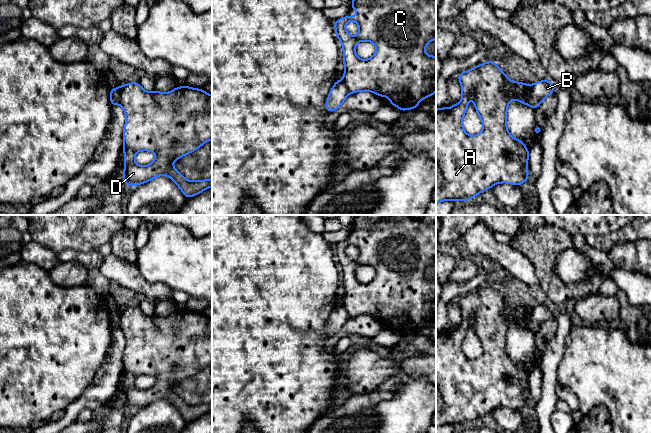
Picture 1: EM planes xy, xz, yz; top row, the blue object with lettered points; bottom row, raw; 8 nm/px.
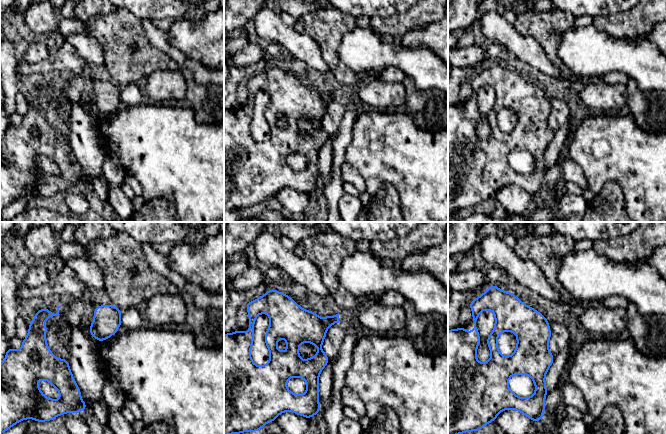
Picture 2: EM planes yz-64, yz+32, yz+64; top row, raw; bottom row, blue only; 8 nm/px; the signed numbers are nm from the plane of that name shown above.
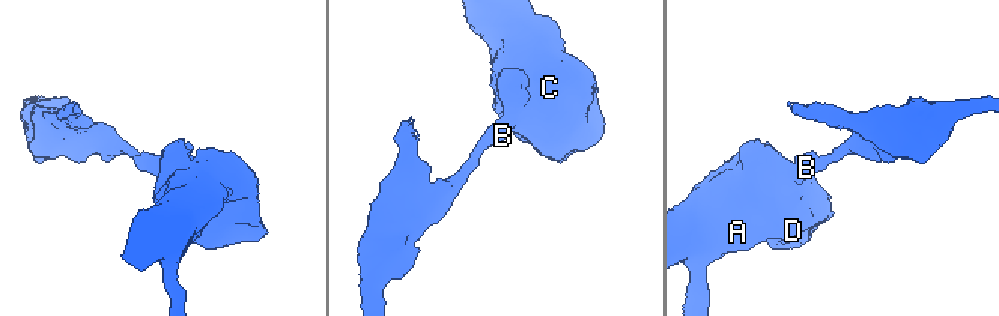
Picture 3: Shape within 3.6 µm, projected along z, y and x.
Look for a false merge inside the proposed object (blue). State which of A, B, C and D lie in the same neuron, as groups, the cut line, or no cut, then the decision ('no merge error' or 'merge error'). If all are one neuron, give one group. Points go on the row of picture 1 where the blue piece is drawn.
groups A C D / B; cut yz (529, 86), (530, 105), (532, 107); merge error

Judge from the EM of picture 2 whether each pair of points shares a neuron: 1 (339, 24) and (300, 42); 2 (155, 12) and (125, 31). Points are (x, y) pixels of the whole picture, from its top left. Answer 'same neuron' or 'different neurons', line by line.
1: different neurons
2: different neurons

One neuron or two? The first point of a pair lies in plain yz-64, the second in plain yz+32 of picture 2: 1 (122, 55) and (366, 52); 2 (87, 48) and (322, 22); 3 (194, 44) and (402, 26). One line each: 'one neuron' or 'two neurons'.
1: two neurons
2: two neurons
3: two neurons

